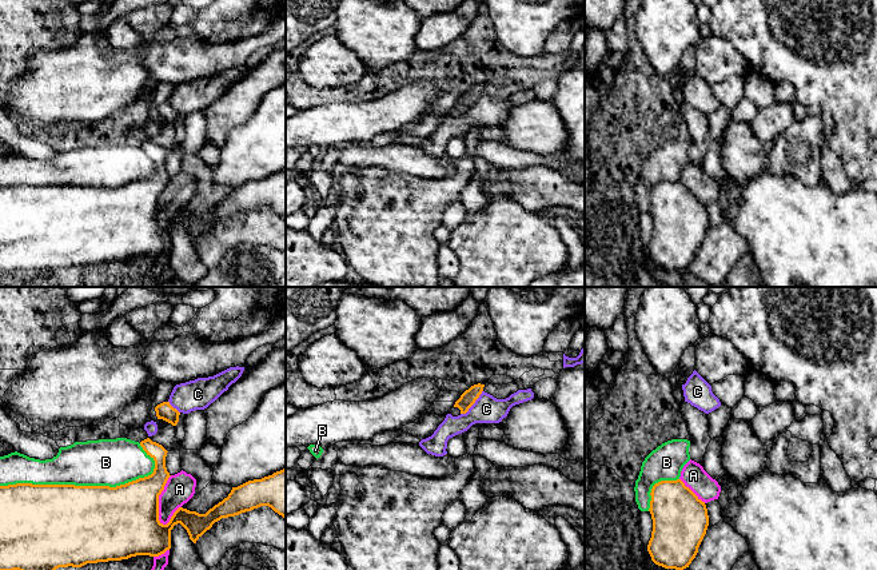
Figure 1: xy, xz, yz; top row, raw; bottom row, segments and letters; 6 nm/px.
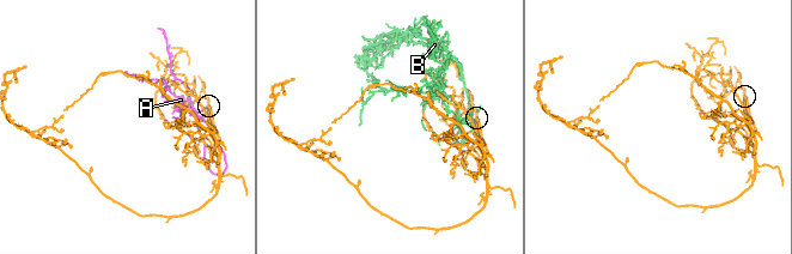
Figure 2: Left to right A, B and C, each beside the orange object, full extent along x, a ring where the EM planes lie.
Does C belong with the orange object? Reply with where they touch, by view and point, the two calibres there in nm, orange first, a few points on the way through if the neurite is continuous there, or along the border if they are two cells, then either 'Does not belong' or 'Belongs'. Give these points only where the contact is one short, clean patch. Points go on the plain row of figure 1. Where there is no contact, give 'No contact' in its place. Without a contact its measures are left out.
Touches orange at xz (474, 103). Thickness 90 nm (orange) against 160 nm. Boundary: xz (482, 91), (475, 103), (461, 115). Does not belong

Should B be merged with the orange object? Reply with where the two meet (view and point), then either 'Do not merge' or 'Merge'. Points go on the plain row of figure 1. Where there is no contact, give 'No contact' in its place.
Touches orange at xy (82, 187). Do not merge

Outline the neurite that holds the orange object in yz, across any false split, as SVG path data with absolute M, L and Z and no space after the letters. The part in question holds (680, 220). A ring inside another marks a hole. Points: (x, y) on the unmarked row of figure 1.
M681 180L655 184L650 196L653 232L647 252L655 266L682 272L706 235L706 206Z

